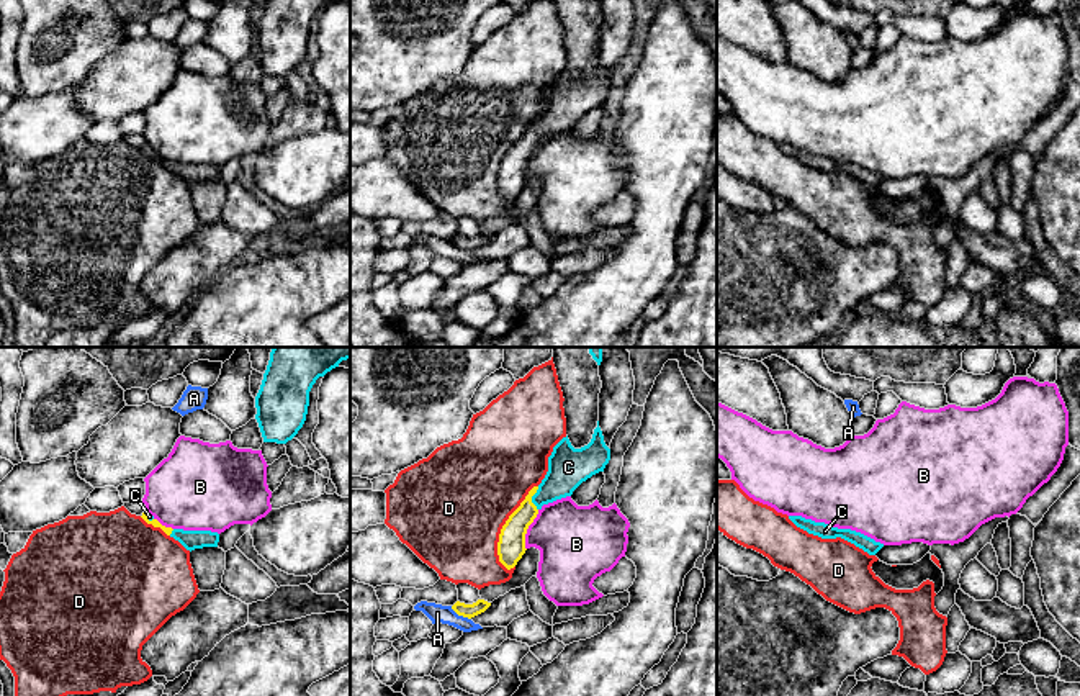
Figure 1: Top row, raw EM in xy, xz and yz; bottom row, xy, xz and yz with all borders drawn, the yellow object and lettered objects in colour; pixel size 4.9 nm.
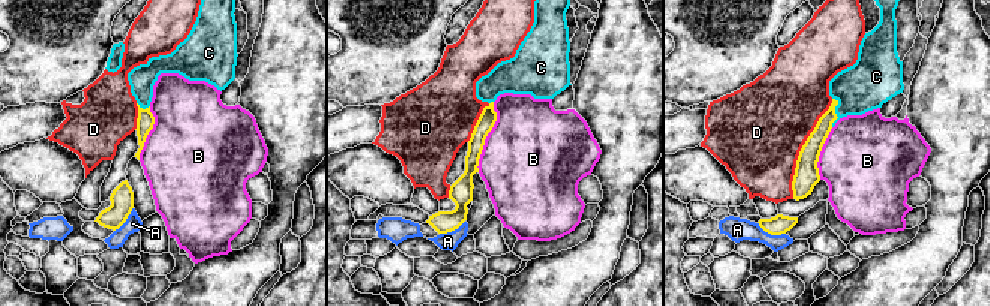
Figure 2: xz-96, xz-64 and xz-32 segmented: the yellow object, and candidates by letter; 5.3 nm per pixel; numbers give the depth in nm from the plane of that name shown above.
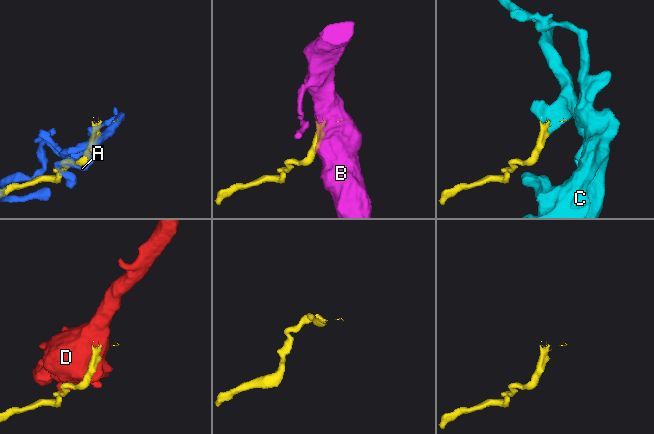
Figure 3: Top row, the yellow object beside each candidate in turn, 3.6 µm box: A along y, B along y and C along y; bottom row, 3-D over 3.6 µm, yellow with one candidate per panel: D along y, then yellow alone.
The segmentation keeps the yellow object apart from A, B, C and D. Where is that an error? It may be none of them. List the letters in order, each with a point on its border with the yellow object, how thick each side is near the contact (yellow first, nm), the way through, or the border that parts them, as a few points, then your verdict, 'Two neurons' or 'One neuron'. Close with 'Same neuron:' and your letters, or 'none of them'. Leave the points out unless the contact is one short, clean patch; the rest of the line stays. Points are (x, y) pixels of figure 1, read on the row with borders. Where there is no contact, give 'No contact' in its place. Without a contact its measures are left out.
A: Touches yellow at xz (460, 614). Thickness 70 nm (yellow) against 90 nm. Boundary: xz (450, 606), (470, 619). Two neurons
B: Touches yellow at xz (527, 528). Thickness 140 nm (yellow) against 360 nm. Two neurons
C: Touches yellow at xz (530, 498). Thickness 130 nm (yellow) against 200 nm. One neuron
D: Touches yellow at xz (503, 528). Thickness 140 nm (yellow) against 480 nm. Two neurons
Same neuron: C

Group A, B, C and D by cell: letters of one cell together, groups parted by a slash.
A / B / C / D

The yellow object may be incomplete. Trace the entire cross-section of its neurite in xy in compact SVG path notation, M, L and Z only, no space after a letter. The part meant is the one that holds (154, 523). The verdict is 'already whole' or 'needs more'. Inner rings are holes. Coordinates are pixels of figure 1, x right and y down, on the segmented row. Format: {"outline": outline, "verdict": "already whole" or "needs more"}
{"outline": "M147 511L141 516L147 524L154 527L160 527L167 536L178 540L187 550L203 549L203 547L218 547L219 534L211 531L183 531L183 529L172 529L162 526L154 516Z", "verdict": "needs more"}

